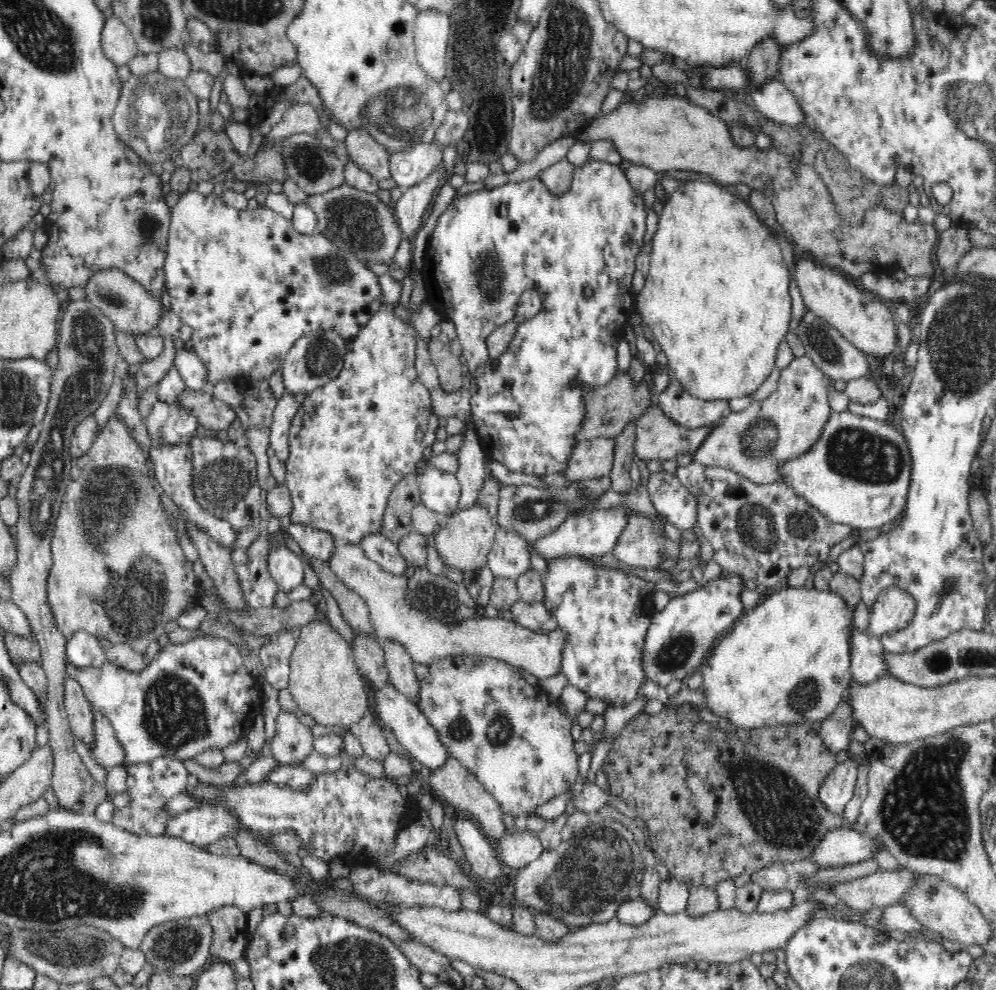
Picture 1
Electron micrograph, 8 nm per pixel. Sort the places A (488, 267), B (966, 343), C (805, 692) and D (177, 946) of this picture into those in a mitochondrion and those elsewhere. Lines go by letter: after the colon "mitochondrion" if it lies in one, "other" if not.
A: mitochondrion
B: mitochondrion
C: mitochondrion
D: mitochondrion

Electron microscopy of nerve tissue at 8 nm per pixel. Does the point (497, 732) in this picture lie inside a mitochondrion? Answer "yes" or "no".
yes

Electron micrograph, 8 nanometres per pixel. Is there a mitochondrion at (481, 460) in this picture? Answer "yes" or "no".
no

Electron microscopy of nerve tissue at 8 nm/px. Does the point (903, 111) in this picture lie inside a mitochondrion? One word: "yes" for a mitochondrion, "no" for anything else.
no

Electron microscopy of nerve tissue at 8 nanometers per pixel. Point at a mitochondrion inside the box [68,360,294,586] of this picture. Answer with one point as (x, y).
(113, 496)

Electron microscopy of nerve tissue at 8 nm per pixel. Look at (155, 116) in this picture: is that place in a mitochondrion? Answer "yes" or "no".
yes

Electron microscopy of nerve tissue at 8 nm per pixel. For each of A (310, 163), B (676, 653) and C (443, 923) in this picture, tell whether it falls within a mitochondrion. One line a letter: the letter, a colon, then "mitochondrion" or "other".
A: mitochondrion
B: mitochondrion
C: other

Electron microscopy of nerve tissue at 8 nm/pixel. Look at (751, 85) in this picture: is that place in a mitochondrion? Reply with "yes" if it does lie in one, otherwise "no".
no

